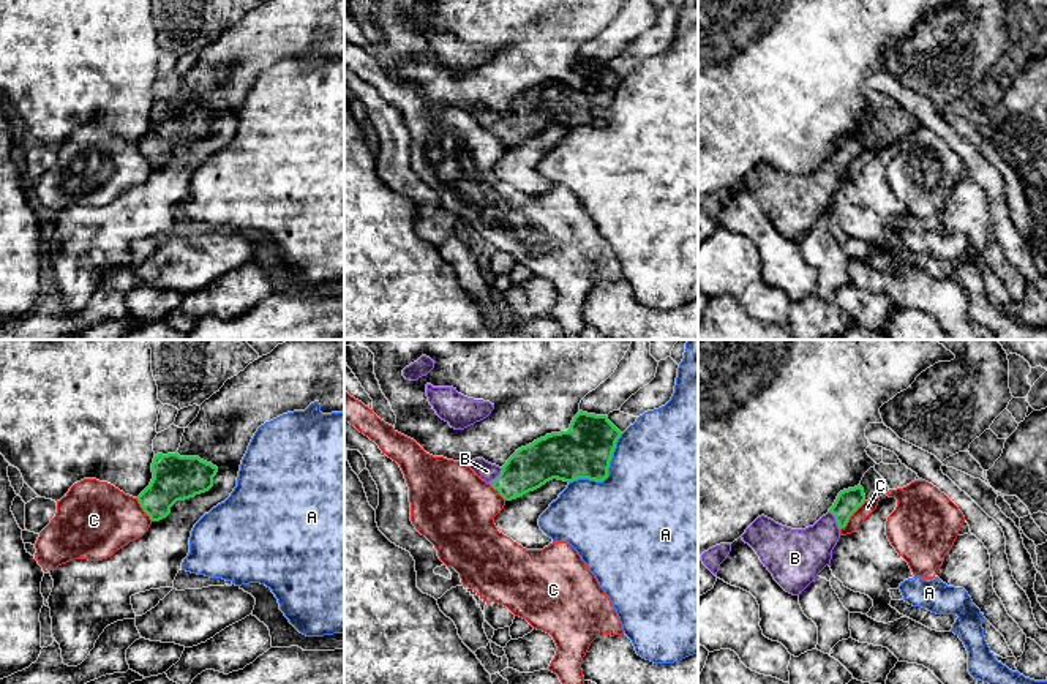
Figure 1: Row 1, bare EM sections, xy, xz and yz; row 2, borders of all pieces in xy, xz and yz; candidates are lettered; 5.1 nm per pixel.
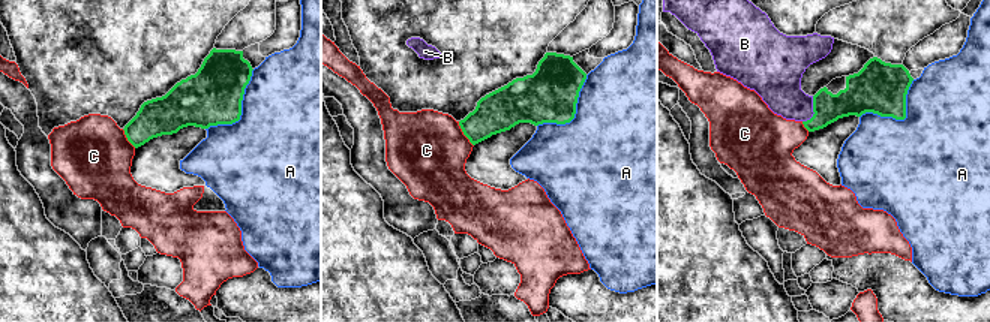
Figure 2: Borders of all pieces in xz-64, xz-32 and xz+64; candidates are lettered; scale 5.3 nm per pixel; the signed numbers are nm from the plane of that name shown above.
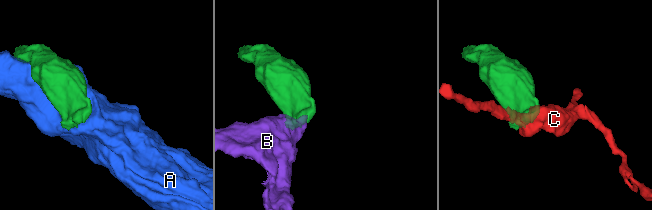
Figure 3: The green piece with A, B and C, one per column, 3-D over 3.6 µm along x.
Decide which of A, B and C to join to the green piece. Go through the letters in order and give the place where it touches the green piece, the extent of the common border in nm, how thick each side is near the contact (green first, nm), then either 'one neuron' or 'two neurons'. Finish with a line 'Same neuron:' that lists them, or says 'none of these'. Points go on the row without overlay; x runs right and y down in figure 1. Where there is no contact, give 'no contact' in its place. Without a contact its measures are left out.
A: meets green in xz at (607, 120); contact 380 nm long; 280 nm thick on the green side, 500 nm on the other; two neurons
B: meets green in yz at (836, 166); contact 120 nm long; 120 nm thick on the green side, 260 nm on the other; one neuron
C: meets green in yz at (851, 160); contact 200 nm long; 120 nm thick on the green side, 70 nm on the other; two neurons
Same neuron: B

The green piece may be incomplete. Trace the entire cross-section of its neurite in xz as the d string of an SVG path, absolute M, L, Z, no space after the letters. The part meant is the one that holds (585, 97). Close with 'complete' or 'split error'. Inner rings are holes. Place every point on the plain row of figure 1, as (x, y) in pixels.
M580 57L567 77L546 81L518 95L502 114L483 104L472 106L469 114L505 147L534 137L553 125L603 128L621 81L606 62Z; split error

